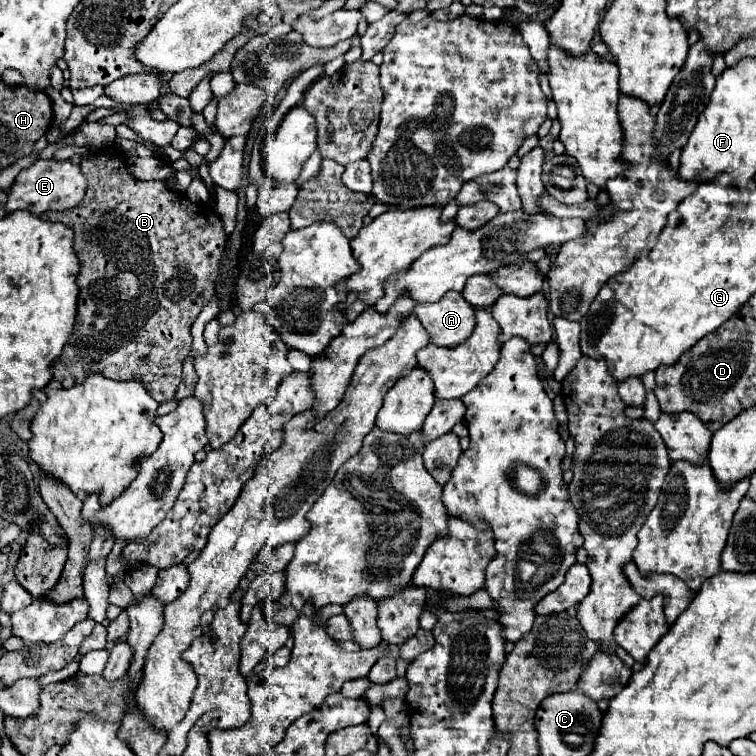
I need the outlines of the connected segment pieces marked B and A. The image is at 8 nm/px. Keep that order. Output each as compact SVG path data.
M108 147L106 151L102 151L100 155L90 155L82 159L82 173L87 179L87 189L83 201L68 211L46 211L40 217L44 221L60 221L64 225L68 225L74 231L74 251L80 259L80 273L78 273L78 287L80 287L80 297L78 297L78 315L76 315L76 323L74 323L74 331L68 339L68 343L64 345L64 351L60 355L60 359L54 365L54 379L62 383L64 389L74 387L78 383L82 383L90 373L98 373L116 381L142 381L142 385L146 385L146 389L150 389L150 395L158 401L170 401L178 389L180 383L180 373L182 373L182 363L186 359L186 355L190 353L190 345L192 345L192 335L190 335L190 327L196 321L198 313L202 311L202 307L212 301L214 291L216 291L216 279L220 275L220 259L222 259L222 251L226 245L226 233L224 233L224 225L220 221L220 217L212 211L210 205L206 203L192 203L184 193L174 193L170 191L162 181L138 181L134 179L128 169L126 169L126 159L122 155L122 151L118 151L116 147Z
M446 293L436 303L418 303L414 307L418 319L424 319L424 327L438 347L456 347L464 343L474 327L474 307L460 293Z

